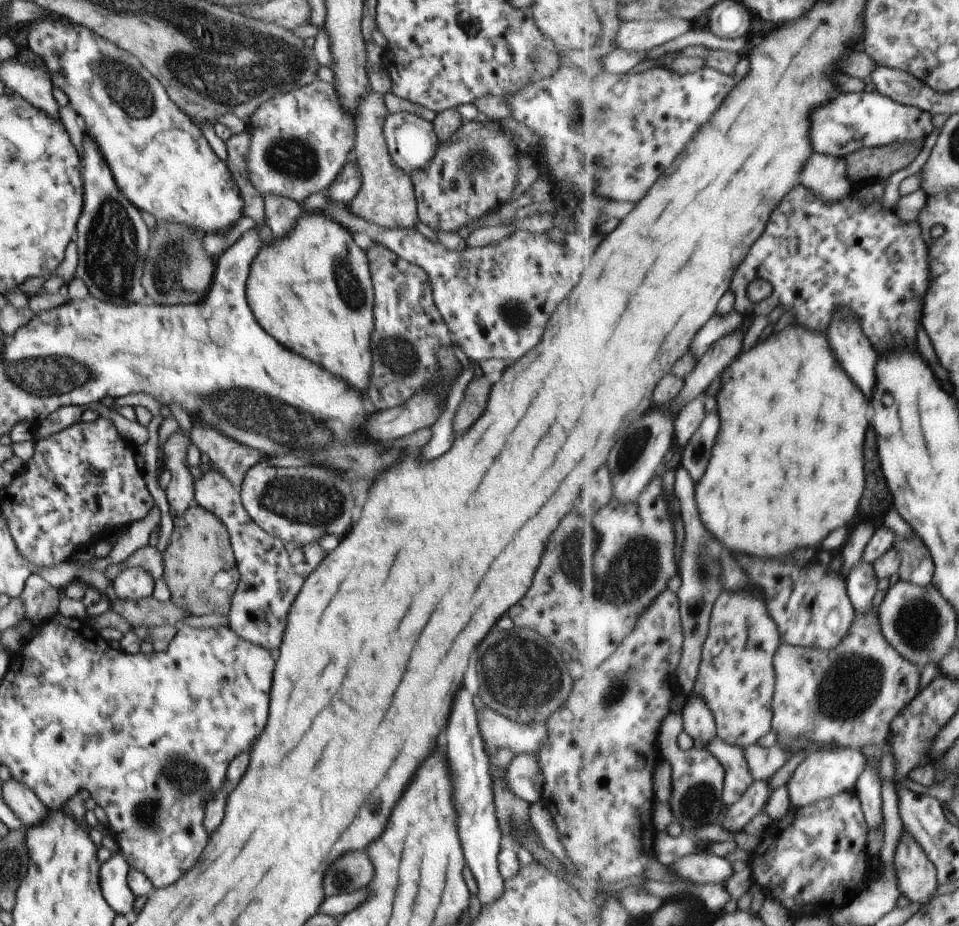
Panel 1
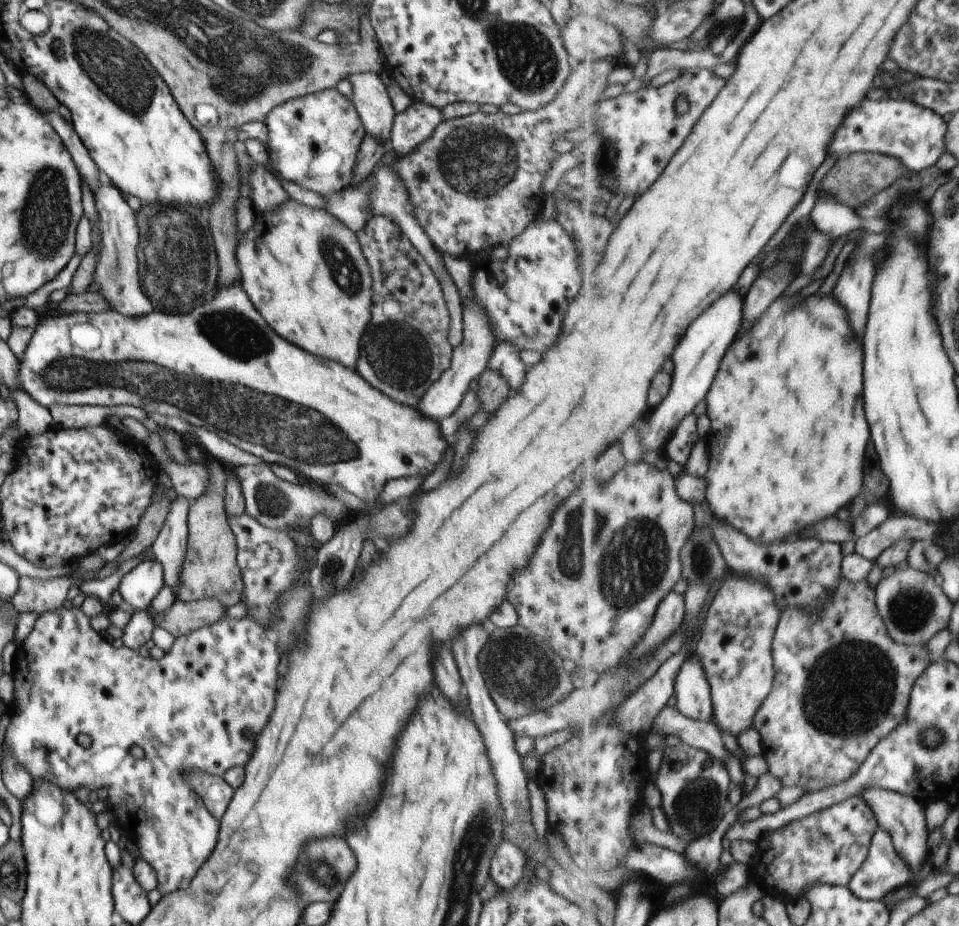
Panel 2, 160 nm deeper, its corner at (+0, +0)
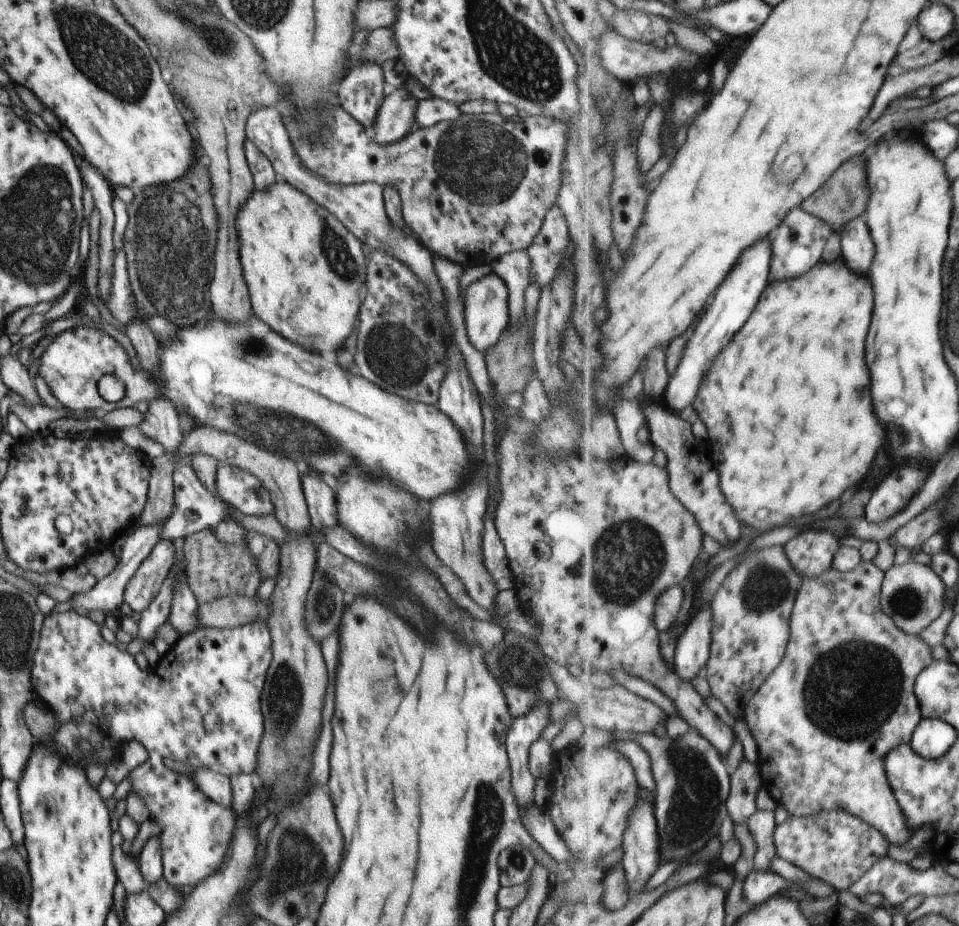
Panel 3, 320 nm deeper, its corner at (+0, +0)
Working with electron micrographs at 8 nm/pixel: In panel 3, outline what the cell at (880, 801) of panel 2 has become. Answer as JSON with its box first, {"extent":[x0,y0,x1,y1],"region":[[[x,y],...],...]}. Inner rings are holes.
{"extent":[744,561,934,843],"region":[[[862,561],[855,570],[849,572],[841,572],[839,569],[831,567],[825,569],[818,577],[804,576],[791,619],[792,633],[786,656],[782,663],[767,677],[766,682],[758,688],[746,707],[744,717],[747,719],[750,732],[757,744],[757,765],[762,774],[764,787],[778,806],[783,805],[788,810],[791,817],[810,817],[825,811],[847,811],[862,817],[869,824],[875,825],[875,828],[878,828],[891,843],[903,843],[911,838],[913,832],[888,779],[886,758],[898,746],[910,743],[915,729],[922,722],[922,711],[914,686],[919,674],[934,659],[930,646],[921,636],[905,632],[899,628],[899,625],[895,624],[895,621],[886,612],[883,612],[881,607],[882,586],[885,578],[886,571],[865,561]]]}

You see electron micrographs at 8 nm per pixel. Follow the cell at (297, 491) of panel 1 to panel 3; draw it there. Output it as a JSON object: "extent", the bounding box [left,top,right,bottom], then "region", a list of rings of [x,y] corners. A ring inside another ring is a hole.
{"extent":[214,464,269,516],"region":[[[219,464],[214,478],[214,490],[220,499],[243,514],[259,516],[269,514],[269,496],[259,488],[255,477],[237,467]]]}

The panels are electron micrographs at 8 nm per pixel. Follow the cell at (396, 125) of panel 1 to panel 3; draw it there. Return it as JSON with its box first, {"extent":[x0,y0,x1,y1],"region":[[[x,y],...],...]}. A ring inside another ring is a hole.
{"extent":[415,97,461,127],"region":[[[439,97],[419,99],[415,111],[415,127],[430,127],[438,122],[457,120],[461,114],[459,105]]]}

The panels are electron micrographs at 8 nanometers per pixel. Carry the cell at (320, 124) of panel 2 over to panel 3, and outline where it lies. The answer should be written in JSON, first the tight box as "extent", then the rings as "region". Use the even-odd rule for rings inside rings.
{"extent":[278,104,568,268],"region":[[[289,104],[278,106],[282,123],[302,165],[331,182],[339,184],[377,182],[395,187],[400,196],[402,219],[417,239],[432,254],[462,268],[491,264],[505,253],[526,250],[542,225],[547,210],[556,202],[568,131],[563,123],[543,117],[514,122],[494,113],[461,113],[457,120],[438,122],[409,131],[395,144],[377,146],[338,104],[324,105],[319,135],[303,133]]]}

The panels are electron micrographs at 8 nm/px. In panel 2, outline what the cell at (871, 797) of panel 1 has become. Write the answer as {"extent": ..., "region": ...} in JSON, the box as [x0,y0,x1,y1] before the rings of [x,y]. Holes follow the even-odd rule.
{"extent":[848,824,915,901],"region":[[[878,824],[878,830],[874,832],[874,840],[871,843],[871,854],[851,879],[848,887],[861,900],[883,901],[889,893],[911,884],[915,875],[910,864],[896,851],[892,836]]]}

